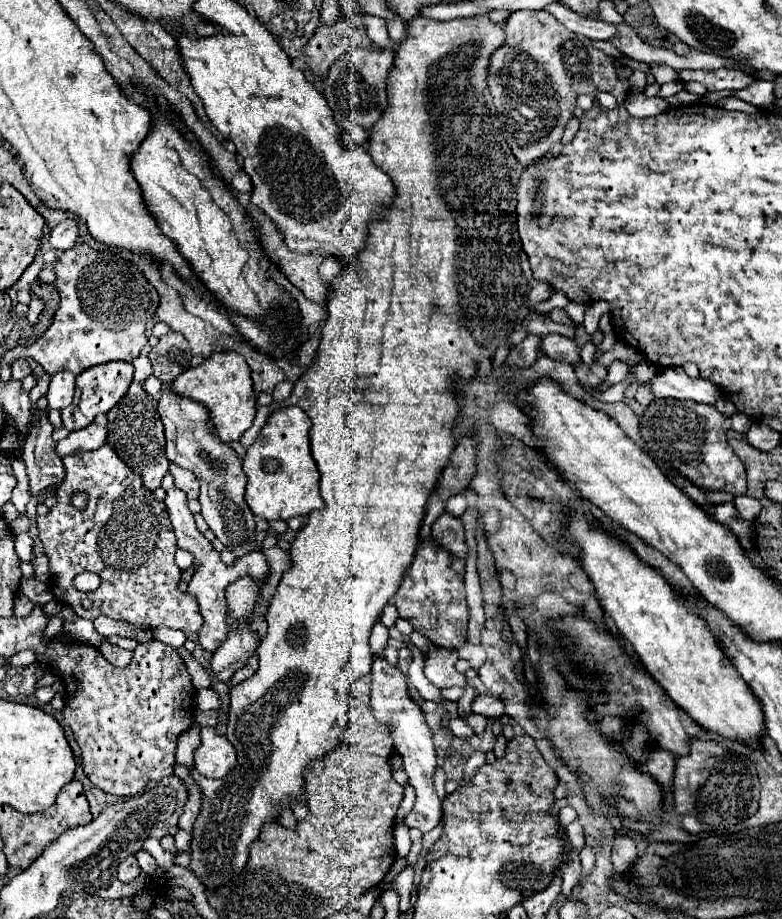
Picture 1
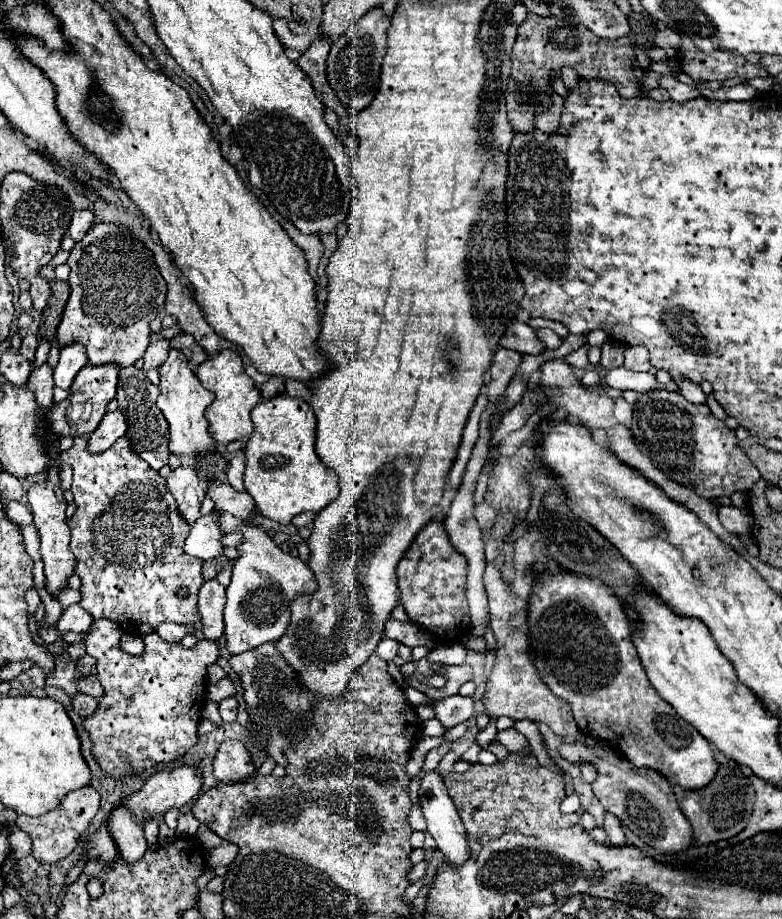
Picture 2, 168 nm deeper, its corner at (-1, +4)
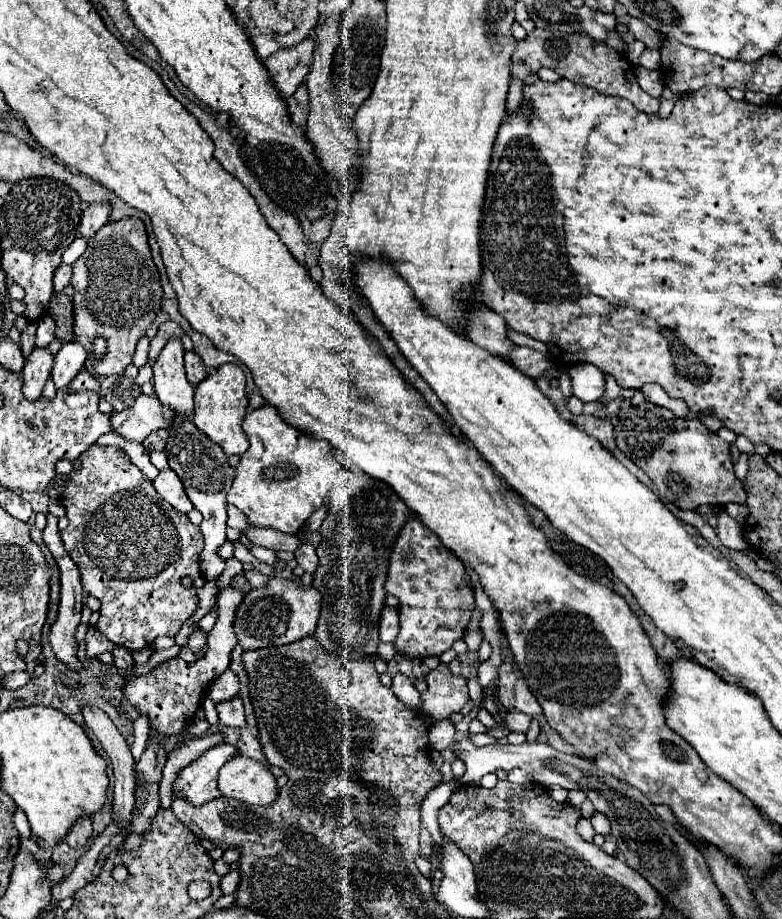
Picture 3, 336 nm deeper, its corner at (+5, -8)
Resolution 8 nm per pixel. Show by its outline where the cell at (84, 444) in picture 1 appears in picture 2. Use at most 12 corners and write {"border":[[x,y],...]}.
{"border":[[122,410],[108,412],[90,434],[88,448],[104,452],[128,430]]}

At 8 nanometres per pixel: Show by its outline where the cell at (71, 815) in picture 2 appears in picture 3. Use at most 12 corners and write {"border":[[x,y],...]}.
{"border":[[82,816],[64,842],[70,848],[82,848],[92,836],[90,816]]}

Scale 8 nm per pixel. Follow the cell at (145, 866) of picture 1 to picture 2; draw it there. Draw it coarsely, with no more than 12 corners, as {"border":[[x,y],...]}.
{"border":[[158,820],[144,822],[148,844],[158,840]]}

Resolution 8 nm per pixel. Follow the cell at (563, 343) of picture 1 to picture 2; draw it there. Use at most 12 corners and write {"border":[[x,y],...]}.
{"border":[[512,322],[500,346],[540,354],[544,346],[528,324]]}

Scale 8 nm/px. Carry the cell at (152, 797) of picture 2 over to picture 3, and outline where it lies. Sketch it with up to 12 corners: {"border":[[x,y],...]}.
{"border":[[218,744],[184,766],[174,796],[192,806],[218,798],[218,770],[236,748]]}

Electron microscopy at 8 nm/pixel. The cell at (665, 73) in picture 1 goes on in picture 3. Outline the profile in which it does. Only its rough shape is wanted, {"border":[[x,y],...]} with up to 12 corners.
{"border":[[646,48],[640,64],[648,70],[660,68],[660,52]]}

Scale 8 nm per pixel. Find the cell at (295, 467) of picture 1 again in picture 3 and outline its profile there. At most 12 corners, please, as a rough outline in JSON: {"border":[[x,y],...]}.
{"border":[[270,404],[242,424],[250,448],[228,502],[296,534],[346,468]]}

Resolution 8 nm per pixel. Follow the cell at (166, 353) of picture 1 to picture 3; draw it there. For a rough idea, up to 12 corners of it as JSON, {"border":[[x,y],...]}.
{"border":[[188,352],[188,380],[198,384],[206,376],[202,358]]}

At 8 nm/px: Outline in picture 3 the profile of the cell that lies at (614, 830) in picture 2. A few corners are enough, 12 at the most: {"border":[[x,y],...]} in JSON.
{"border":[[600,812],[592,816],[596,834],[608,836],[610,822]]}

